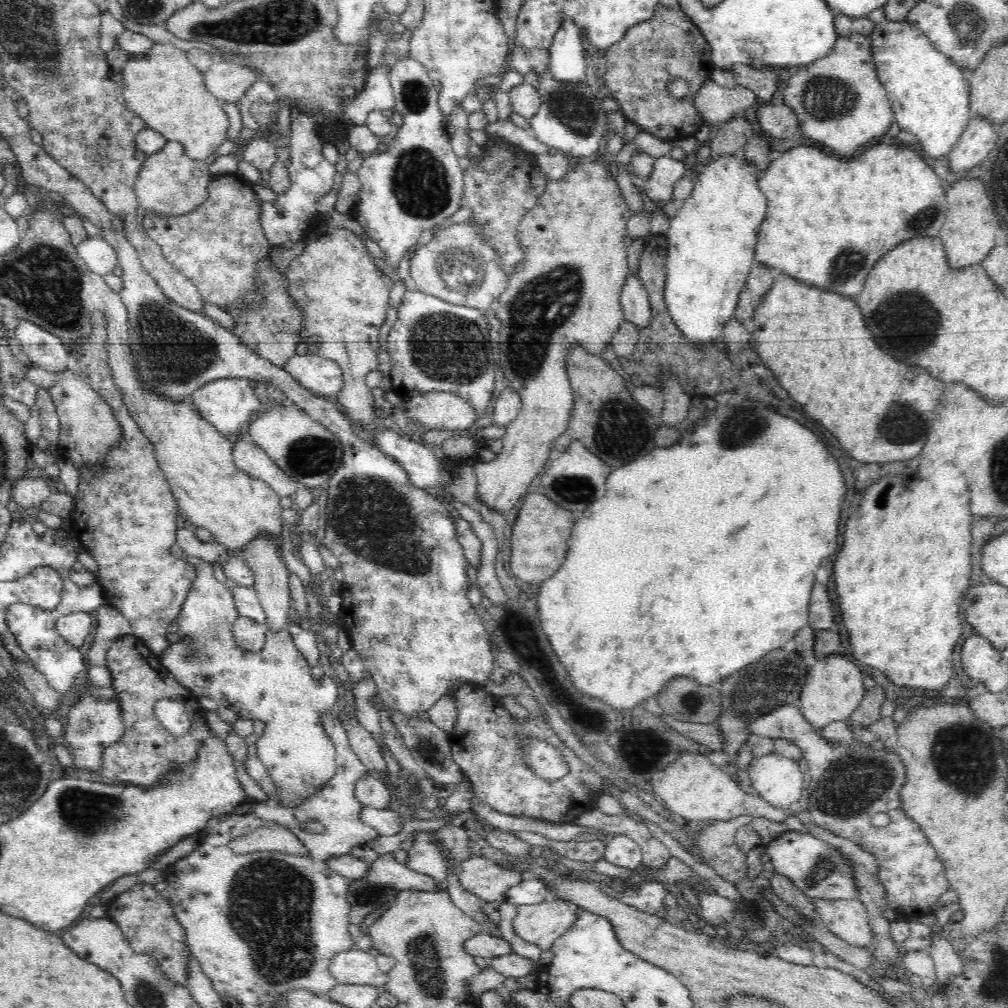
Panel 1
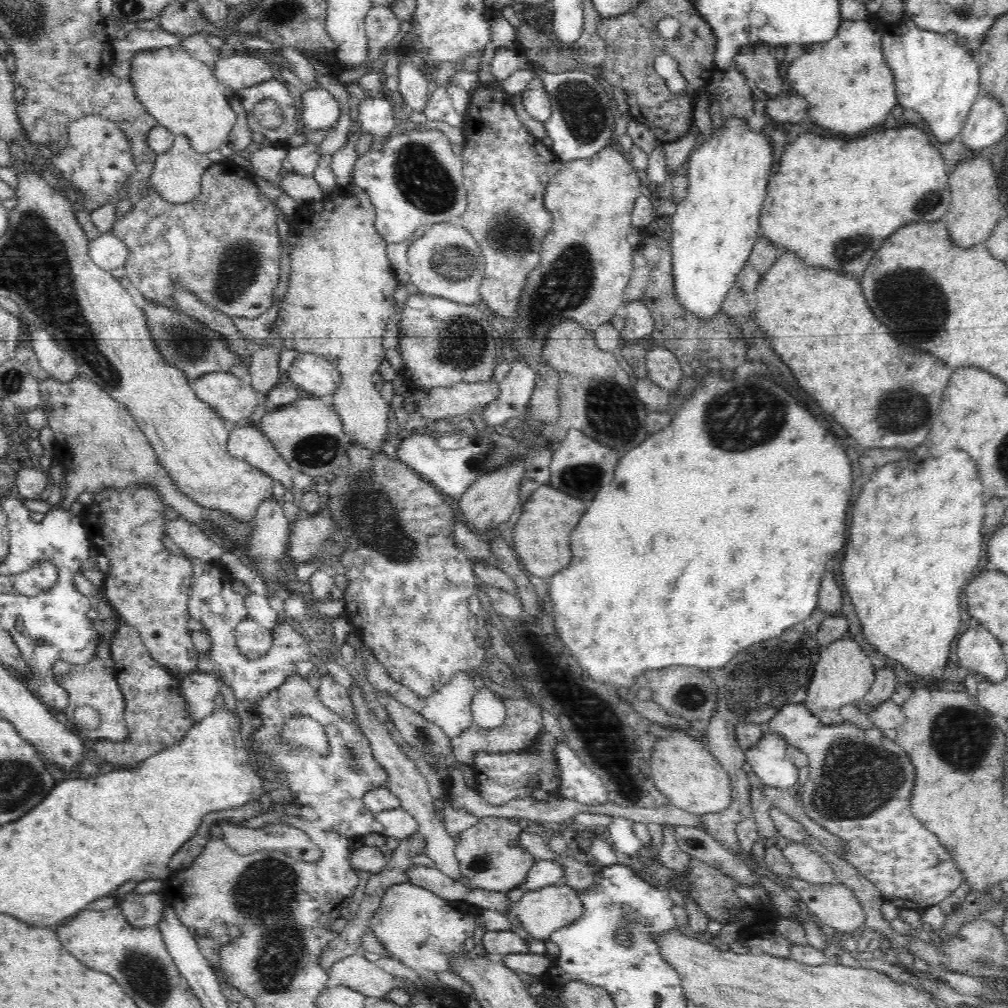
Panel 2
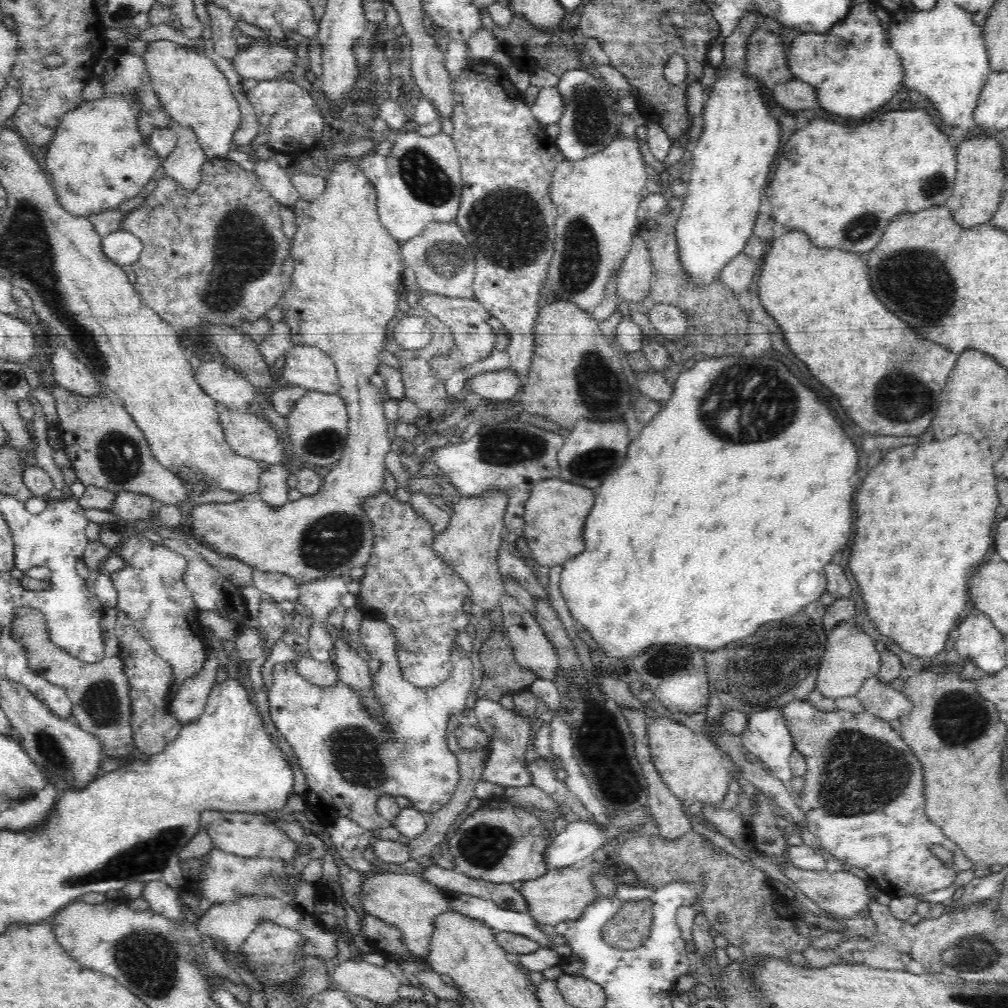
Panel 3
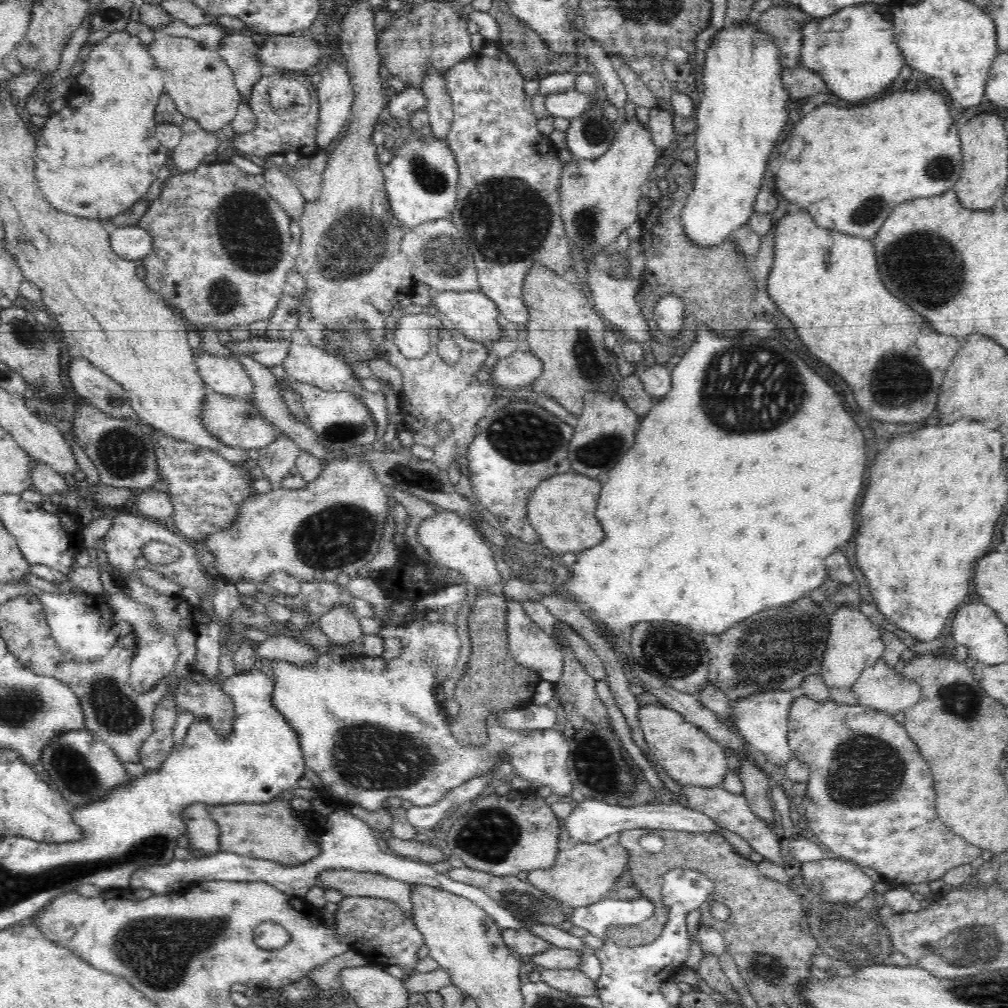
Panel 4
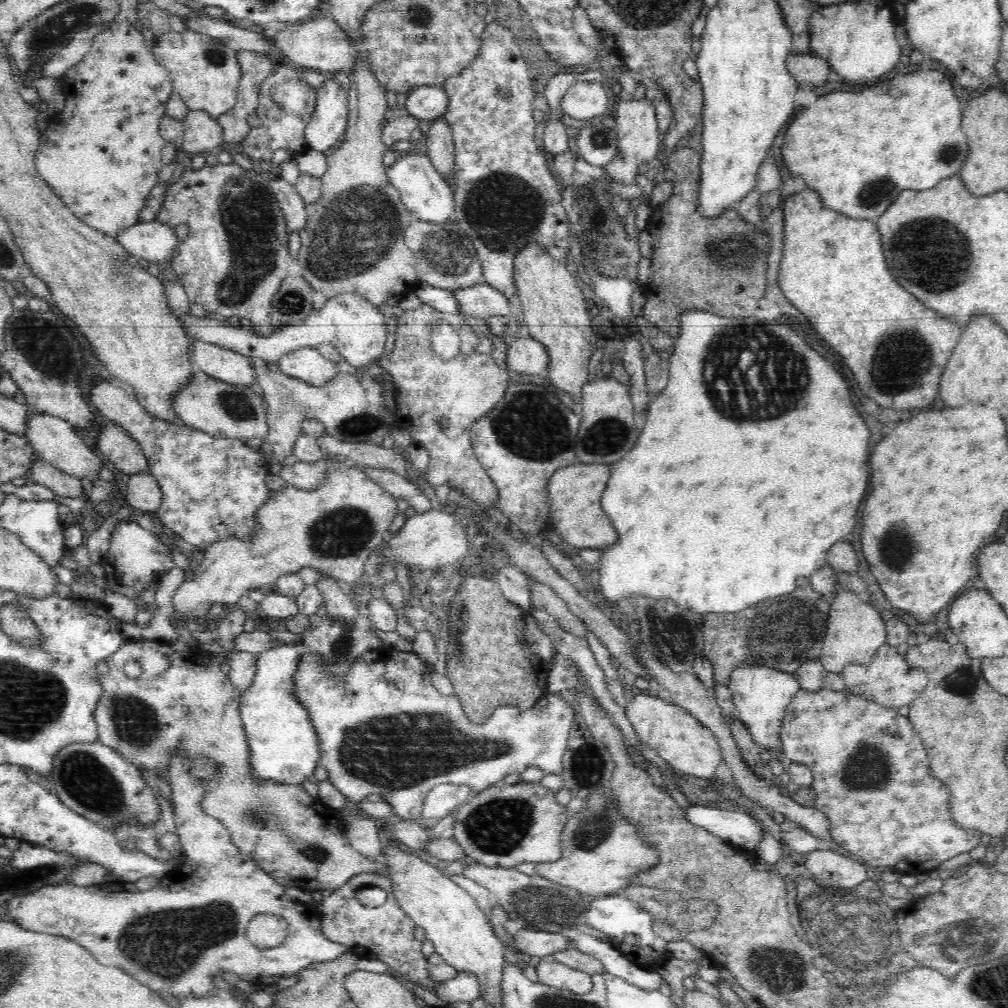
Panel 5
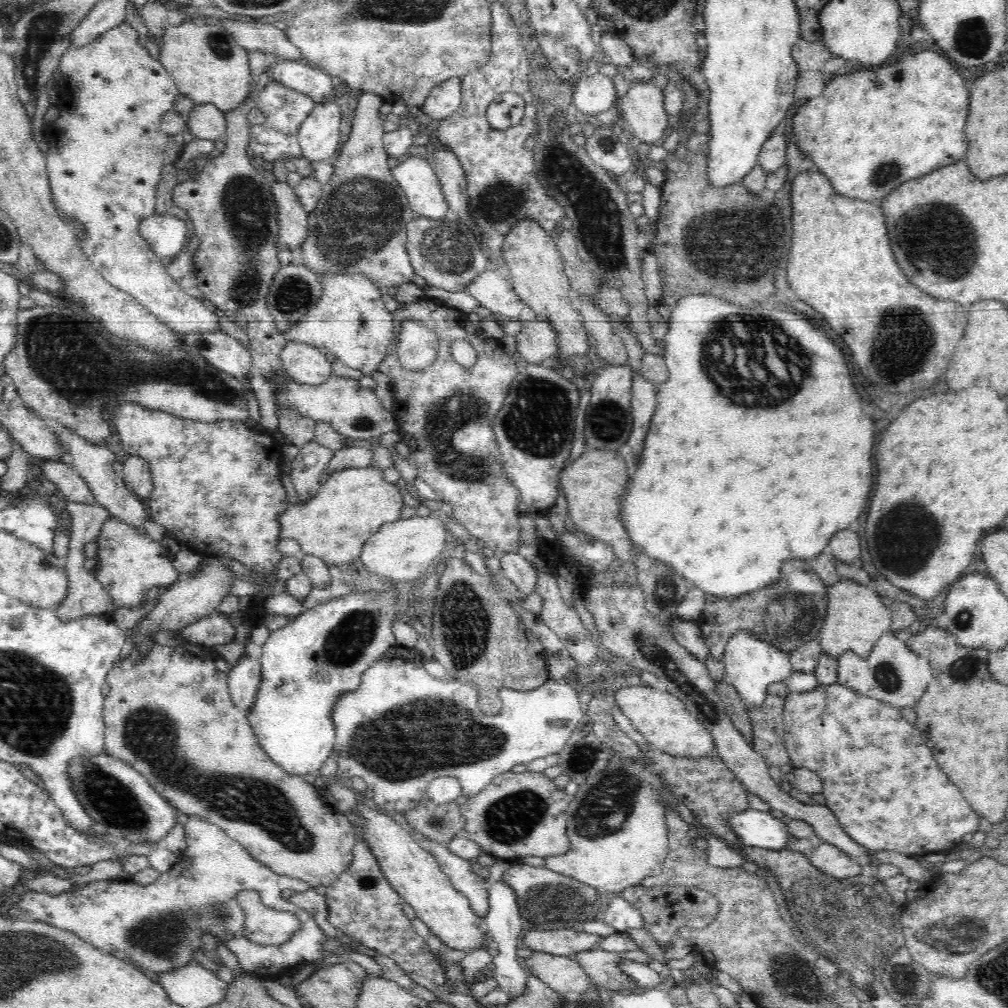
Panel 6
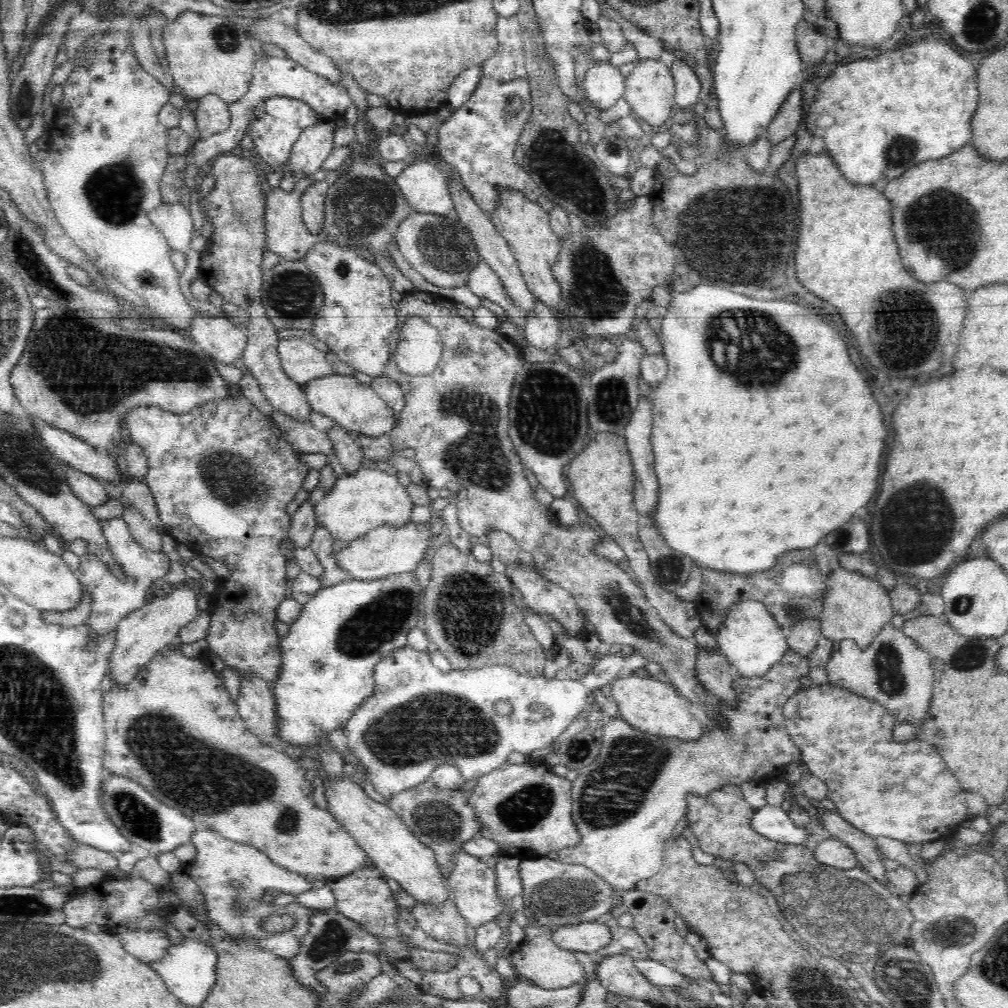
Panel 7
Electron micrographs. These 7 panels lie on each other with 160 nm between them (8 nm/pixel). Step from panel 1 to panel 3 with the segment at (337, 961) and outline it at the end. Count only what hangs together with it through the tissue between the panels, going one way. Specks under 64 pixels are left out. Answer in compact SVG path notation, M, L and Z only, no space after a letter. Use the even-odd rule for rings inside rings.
M348 959L339 963L331 974L344 993L359 995L386 1007L400 1002L398 989L402 984L387 967Z

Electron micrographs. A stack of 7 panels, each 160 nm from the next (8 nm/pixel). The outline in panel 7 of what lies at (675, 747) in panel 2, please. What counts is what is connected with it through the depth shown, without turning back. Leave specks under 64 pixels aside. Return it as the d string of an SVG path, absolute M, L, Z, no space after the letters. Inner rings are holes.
M629 675L611 682L611 700L618 706L620 716L642 732L679 740L698 740L704 730L700 721L690 712L690 700L680 694L671 684L658 681L656 677Z

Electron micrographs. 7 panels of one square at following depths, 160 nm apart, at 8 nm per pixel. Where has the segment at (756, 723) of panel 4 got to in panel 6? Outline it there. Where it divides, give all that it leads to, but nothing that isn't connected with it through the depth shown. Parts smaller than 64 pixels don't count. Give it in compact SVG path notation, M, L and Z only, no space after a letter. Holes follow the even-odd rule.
M740 630L734 636L730 636L724 650L723 662L726 665L723 680L738 691L748 707L762 706L770 684L785 682L794 672L788 654L773 644L758 640L751 632L745 630Z

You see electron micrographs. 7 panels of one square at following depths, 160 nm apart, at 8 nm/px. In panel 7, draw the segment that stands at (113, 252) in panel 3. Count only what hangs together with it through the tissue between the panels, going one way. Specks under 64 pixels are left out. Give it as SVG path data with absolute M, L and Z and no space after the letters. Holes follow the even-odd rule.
M182 202L160 204L149 212L150 222L167 240L171 250L188 251L189 244L197 233L194 230L190 211Z

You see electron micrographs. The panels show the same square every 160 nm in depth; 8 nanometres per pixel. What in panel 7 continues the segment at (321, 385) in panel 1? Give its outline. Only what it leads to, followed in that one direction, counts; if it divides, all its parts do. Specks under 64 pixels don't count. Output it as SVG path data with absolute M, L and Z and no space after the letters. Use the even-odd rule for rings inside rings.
M310 339L279 340L278 354L283 371L300 385L333 373L331 356L316 349Z

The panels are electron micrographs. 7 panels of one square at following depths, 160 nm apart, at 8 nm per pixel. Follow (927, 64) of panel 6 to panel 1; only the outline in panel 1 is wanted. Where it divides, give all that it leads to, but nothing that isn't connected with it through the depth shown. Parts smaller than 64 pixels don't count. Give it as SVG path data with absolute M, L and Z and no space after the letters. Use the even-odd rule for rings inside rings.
M882 143L850 160L798 146L773 160L757 180L768 202L766 218L758 231L756 262L768 266L776 275L787 274L798 282L856 300L870 270L886 252L910 238L939 236L945 222L948 203L944 182L910 145Z

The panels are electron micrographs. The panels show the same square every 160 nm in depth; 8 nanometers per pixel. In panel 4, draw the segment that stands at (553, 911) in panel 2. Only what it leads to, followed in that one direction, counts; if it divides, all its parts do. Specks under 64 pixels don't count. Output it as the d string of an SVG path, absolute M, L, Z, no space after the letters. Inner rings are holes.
M578 842L571 849L559 851L552 868L528 872L527 882L558 901L562 907L576 909L603 900L612 891L614 882L627 869L629 852L620 845L598 847L598 842Z

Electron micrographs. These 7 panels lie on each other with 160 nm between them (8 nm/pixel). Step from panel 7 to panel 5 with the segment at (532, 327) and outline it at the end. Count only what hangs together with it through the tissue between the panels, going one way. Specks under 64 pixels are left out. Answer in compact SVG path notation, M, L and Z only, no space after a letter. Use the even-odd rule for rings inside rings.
M532 337L515 338L507 347L507 368L517 377L519 373L544 373L549 366L549 356L543 344Z

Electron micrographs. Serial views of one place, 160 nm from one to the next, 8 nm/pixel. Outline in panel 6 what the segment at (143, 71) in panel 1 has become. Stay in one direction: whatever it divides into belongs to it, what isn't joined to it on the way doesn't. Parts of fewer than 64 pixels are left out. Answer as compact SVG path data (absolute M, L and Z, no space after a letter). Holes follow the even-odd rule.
M186 20L178 26L170 26L163 32L163 46L160 46L160 58L157 60L167 70L172 80L178 87L180 95L188 97L192 102L198 104L214 104L222 111L235 109L249 95L252 86L250 67L248 66L248 51L240 47L234 37L217 25L196 25L191 20Z

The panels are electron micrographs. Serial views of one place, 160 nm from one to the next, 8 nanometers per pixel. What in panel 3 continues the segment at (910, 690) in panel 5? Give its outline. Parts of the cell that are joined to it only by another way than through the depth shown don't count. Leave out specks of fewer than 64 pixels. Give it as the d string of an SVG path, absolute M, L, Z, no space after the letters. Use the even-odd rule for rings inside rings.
M876 675L864 680L857 697L864 710L886 722L898 720L908 714L913 707L908 696L896 691L891 684L878 680Z

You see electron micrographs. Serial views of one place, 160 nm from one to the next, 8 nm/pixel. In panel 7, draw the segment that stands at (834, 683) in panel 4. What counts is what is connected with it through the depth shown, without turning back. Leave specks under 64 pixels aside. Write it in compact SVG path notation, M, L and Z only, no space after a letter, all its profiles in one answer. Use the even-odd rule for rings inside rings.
M845 568L830 572L825 583L828 592L825 593L822 614L819 618L821 636L832 641L850 638L860 648L868 648L882 627L890 623L894 616L889 592L878 581L874 582L874 578Z

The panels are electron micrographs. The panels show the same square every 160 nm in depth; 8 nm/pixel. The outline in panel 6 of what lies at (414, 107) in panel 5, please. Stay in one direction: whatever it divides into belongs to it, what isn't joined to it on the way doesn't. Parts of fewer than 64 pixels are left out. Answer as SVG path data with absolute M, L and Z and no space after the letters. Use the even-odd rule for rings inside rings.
M453 77L434 87L419 109L433 119L441 120L453 114L461 103L461 77Z

